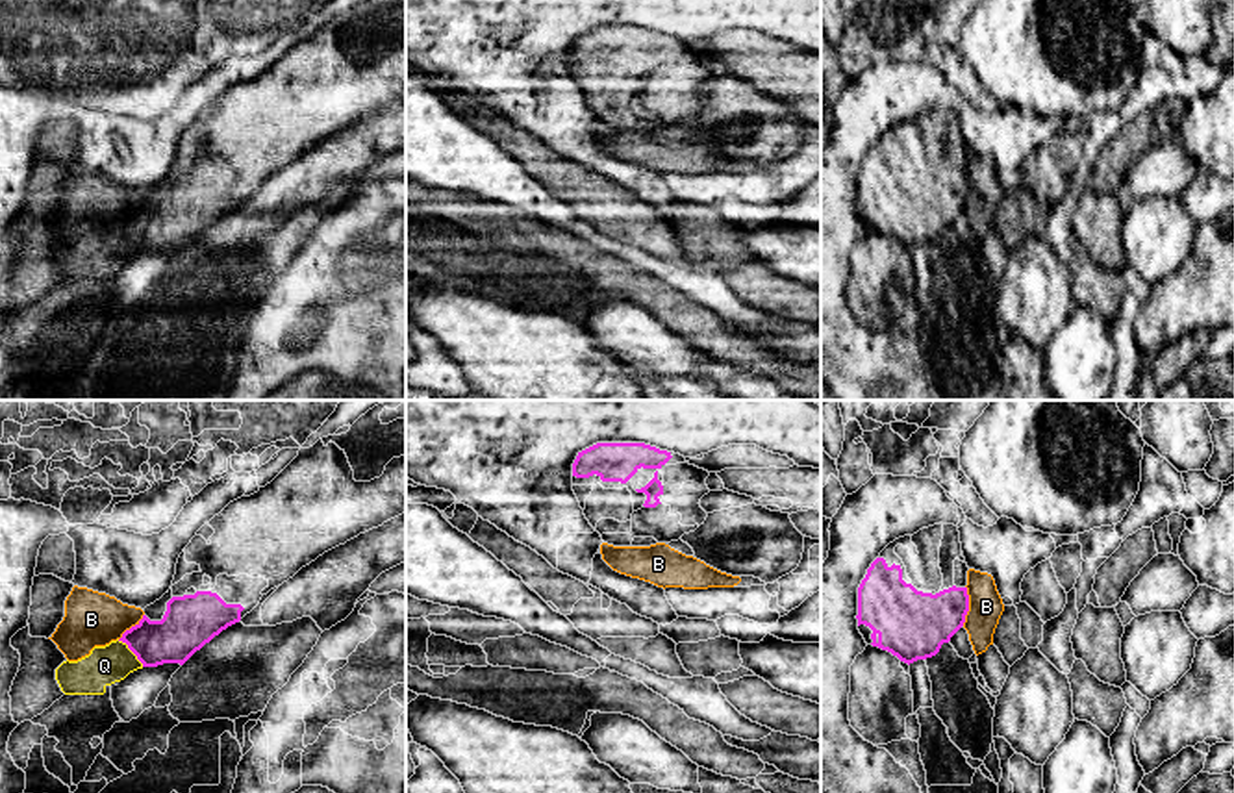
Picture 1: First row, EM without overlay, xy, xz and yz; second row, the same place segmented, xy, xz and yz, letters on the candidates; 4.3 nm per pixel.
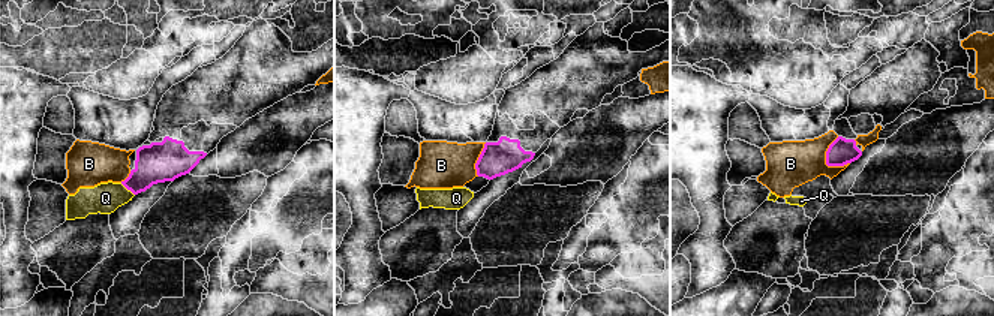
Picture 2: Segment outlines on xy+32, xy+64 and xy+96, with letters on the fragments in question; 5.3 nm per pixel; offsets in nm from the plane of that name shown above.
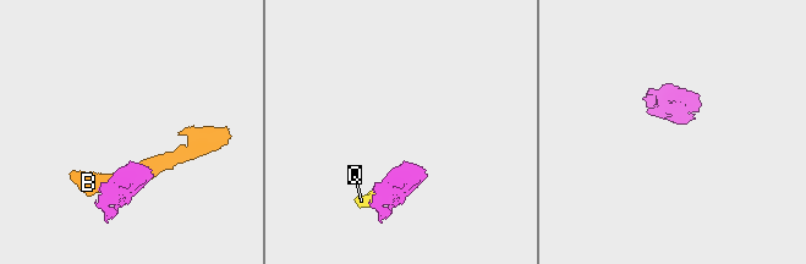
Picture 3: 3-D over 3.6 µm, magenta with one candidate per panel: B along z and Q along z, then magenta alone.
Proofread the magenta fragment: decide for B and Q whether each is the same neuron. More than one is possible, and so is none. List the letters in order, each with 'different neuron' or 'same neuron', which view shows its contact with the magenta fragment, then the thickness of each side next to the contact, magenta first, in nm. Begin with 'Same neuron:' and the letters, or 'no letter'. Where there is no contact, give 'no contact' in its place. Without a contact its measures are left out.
Same neuron: no letter
B: different neuron; meets magenta in yz; 300 nm thick on the magenta side, 150 nm on the other
Q: different neuron; meets magenta in xy; 220 nm thick on the magenta side, 170 nm on the other

